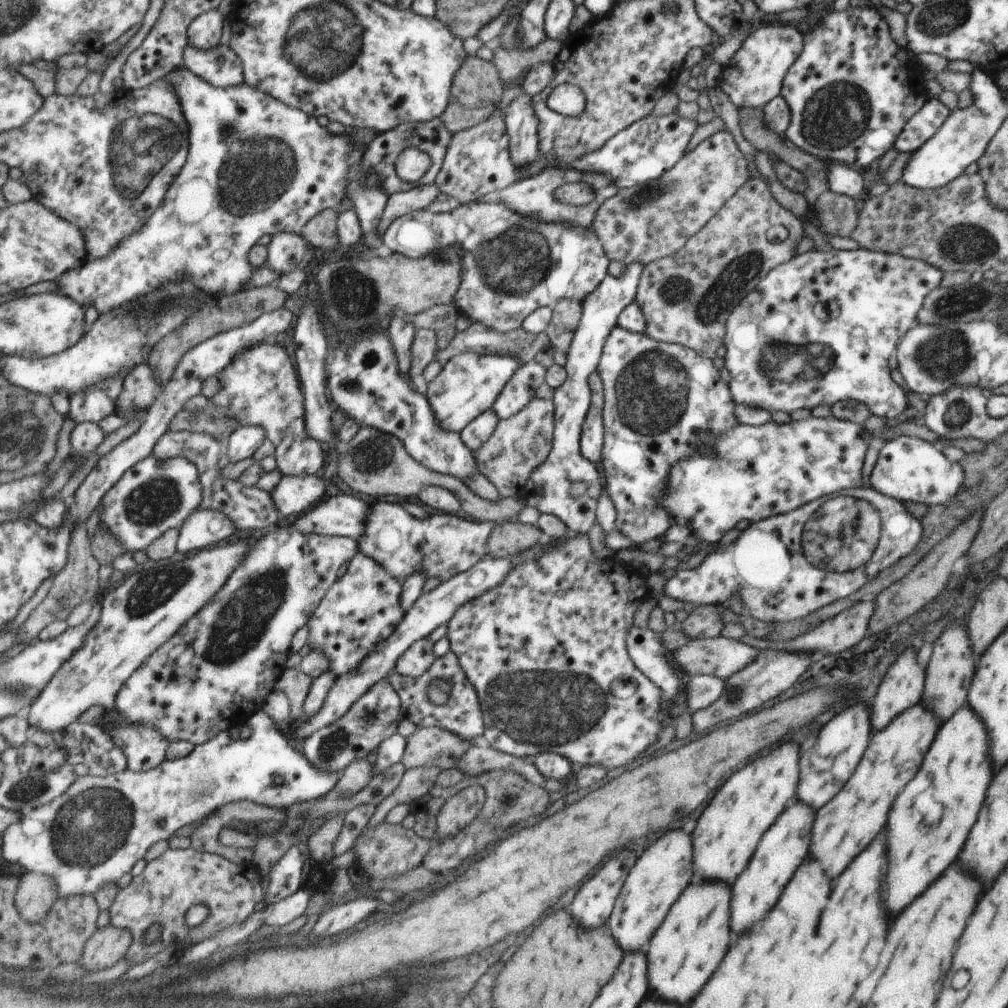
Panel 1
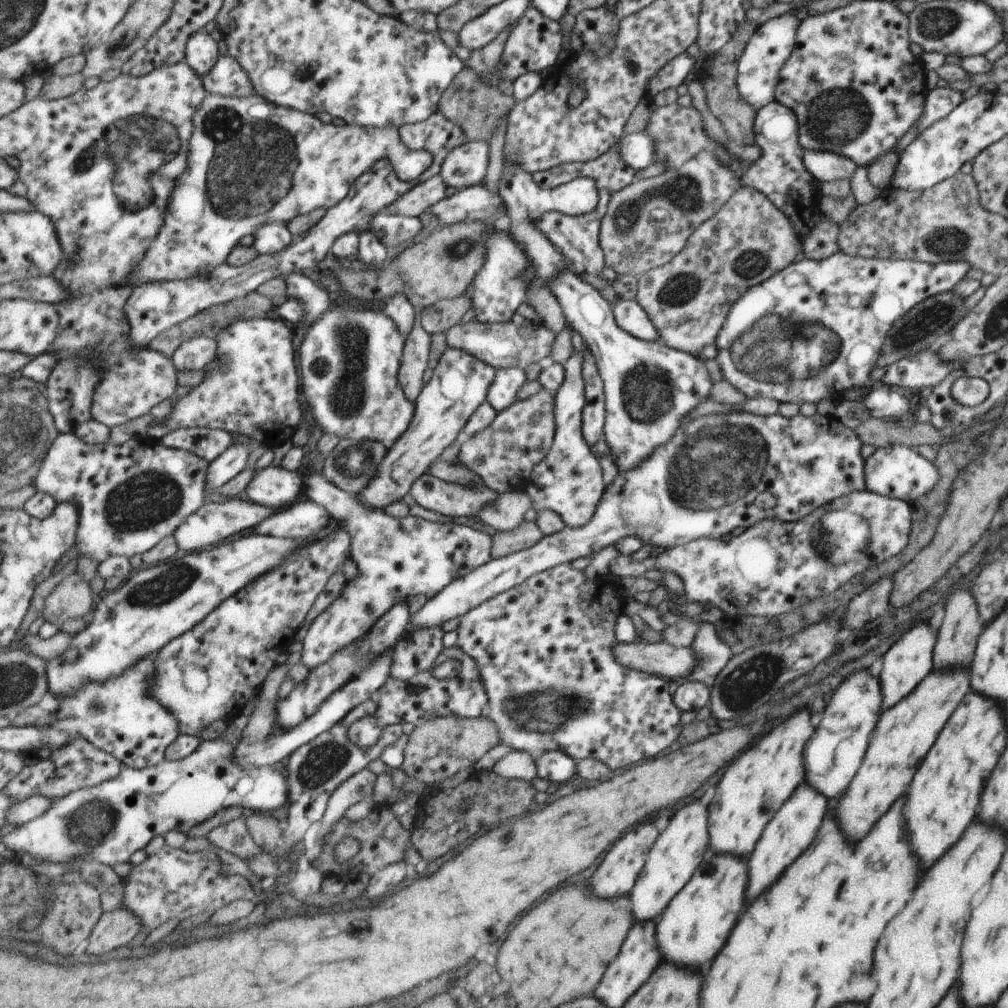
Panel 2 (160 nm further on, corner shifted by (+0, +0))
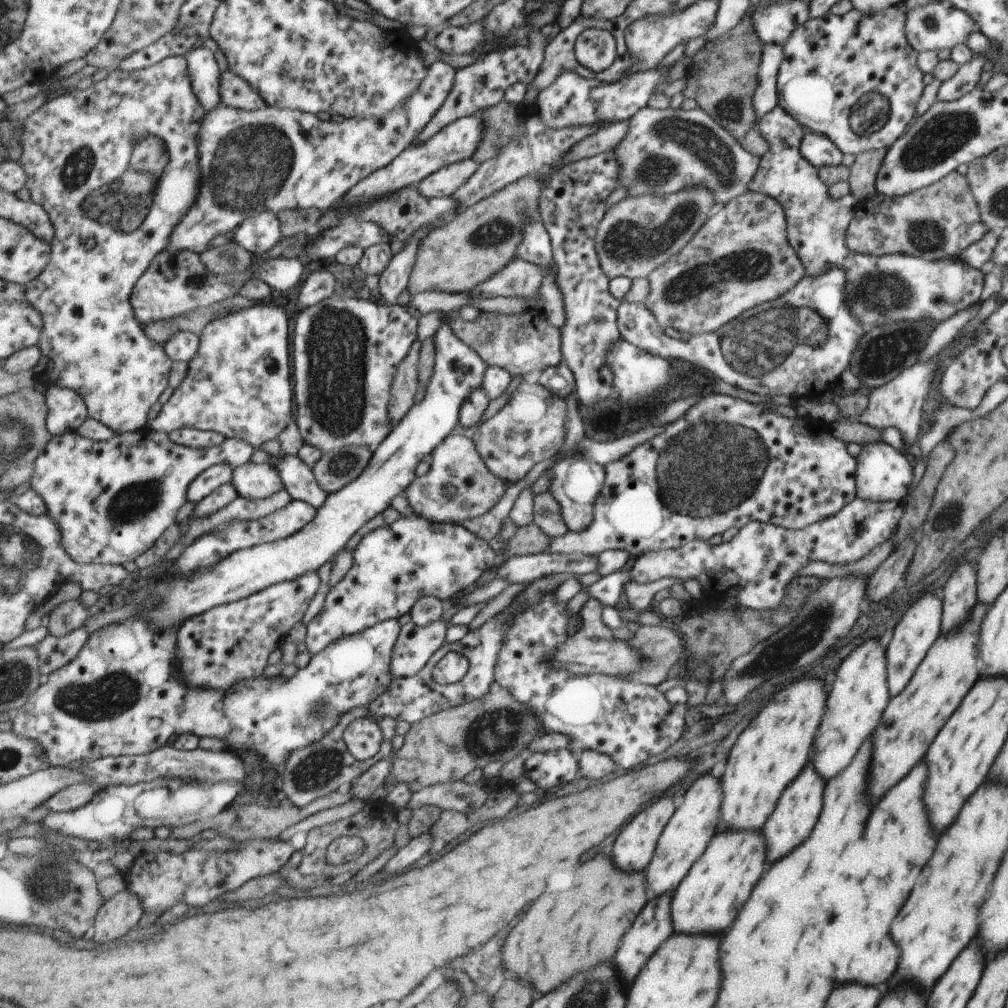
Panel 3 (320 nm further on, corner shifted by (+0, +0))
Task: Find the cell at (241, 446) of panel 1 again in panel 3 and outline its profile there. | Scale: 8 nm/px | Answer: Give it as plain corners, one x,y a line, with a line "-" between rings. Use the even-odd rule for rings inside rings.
229,462
209,468
189,486
189,501
199,504
201,500
216,492
217,488
232,483
233,474
235,474
235,466

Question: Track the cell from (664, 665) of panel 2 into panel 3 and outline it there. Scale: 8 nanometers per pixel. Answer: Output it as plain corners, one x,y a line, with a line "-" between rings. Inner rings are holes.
589,598
583,607
580,609
579,616
582,618
583,626
575,632
573,636
566,638
565,644
557,646
551,656
549,656
549,668
557,670
567,670
567,672
575,672
576,674
589,675
589,674
603,674
603,675
620,675
631,674
637,670
639,662
641,662
641,652
633,650
627,642
613,638
611,630
605,627
601,622
602,605

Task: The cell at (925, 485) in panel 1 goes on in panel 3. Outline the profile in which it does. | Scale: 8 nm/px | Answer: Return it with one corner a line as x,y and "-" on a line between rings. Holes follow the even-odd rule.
882,441
862,445
856,456
855,484
857,498
869,502
899,502
899,498
905,496
909,482
911,482
911,466
907,464
907,460
903,458
901,452

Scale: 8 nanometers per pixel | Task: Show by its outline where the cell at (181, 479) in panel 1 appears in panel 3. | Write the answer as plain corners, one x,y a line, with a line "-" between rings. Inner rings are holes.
148,427
138,432
116,434
112,440
93,441
77,433
55,436
45,452
35,460
35,470
30,486
47,506
57,526
61,526
63,545
77,564
125,564
137,561
177,524
177,512
189,502
189,486
203,472
214,465
229,462
235,469
252,461
256,449
248,441
229,438
225,443
211,448
185,447
171,441
165,432
151,431

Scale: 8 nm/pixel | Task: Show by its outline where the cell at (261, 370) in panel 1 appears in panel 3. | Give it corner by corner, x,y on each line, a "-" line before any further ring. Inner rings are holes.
260,302
225,318
213,320
201,336
201,350
197,358
188,363
188,373
182,383
174,390
162,411
149,423
148,428
155,432
171,432
186,427
201,431
216,431
226,439
243,438
247,441
247,428
261,428
261,422
295,421
293,398
296,385
291,382
291,352
289,352
289,318
281,306
269,306

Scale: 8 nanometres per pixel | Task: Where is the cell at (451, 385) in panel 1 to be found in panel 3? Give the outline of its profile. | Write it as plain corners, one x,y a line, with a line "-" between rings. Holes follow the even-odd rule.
443,324
434,338
437,348
435,373
431,376
423,399
411,408
388,439
375,448
364,475
340,492
329,495
329,500
321,506
316,519
294,536
243,548
228,558
223,558
211,570
195,574
189,580
173,576
169,580
169,574
165,573
146,589
133,592
130,603
125,602
125,605
140,607
149,597
160,601
159,606
135,617
149,620
159,632
171,628
180,630
181,626
189,622
189,618
195,618
220,605
244,600
275,584
296,580
309,572
317,572
323,564
333,562
347,546
347,542
369,520
392,506
397,496
405,494
405,490
417,478
417,466
423,460
431,458
437,446
452,435
451,432
461,420
461,406
477,388
483,386
488,365
479,353
455,335
450,324

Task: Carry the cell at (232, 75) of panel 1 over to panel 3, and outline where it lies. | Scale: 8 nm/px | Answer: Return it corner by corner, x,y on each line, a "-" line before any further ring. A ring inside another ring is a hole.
225,70
220,78
221,100
225,106
249,111
260,110
268,106
264,98
237,72

